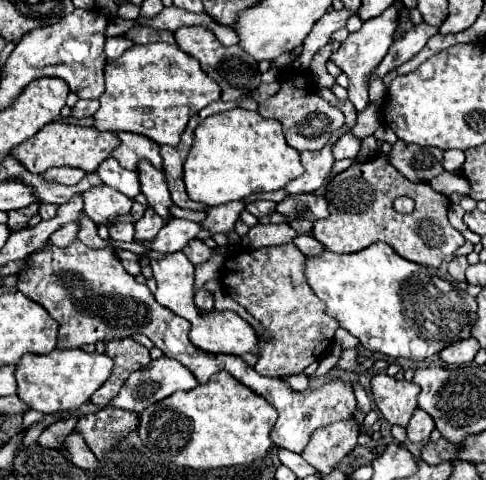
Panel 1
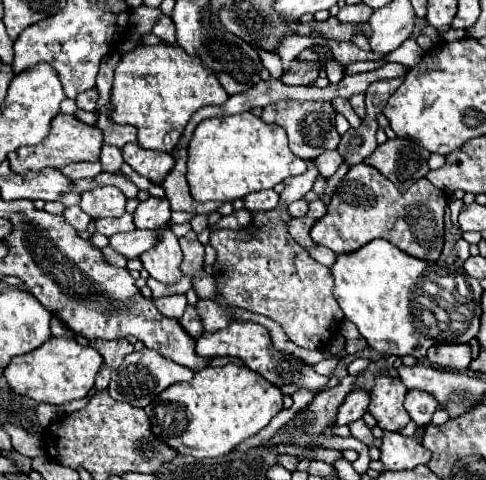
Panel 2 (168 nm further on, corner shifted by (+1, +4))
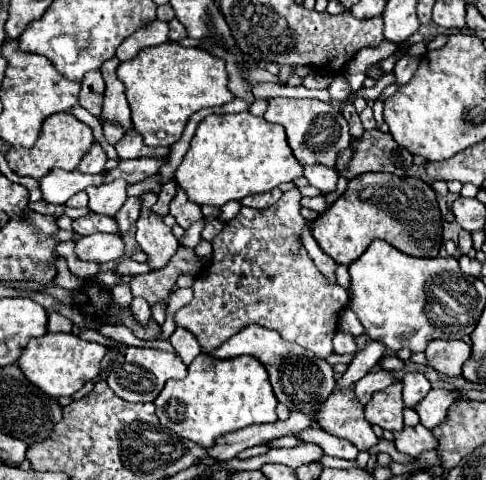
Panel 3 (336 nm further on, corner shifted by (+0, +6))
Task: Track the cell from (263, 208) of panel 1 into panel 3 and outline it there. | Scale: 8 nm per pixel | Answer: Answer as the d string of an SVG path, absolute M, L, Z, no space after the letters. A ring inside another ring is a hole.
M279 188L275 190L269 190L269 192L261 192L261 194L251 194L247 198L241 200L243 206L249 206L249 208L269 208L273 206L279 198L281 198L283 192Z

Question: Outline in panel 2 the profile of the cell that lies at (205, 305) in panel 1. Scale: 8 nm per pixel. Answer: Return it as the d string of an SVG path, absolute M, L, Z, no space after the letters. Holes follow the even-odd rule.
M188 306L184 316L180 318L180 326L186 330L188 336L192 336L194 340L198 340L202 336L202 324L198 320L198 314L194 312L194 306Z

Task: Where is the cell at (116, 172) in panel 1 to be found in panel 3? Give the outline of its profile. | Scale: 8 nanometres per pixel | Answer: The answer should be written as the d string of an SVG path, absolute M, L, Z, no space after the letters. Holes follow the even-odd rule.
M103 122L103 134L105 134L107 144L111 144L111 146L115 146L115 142L119 142L119 138L123 138L123 130L109 122Z

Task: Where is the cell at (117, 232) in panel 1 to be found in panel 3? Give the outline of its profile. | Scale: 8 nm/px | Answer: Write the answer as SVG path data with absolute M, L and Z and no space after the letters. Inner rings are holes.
M87 214L87 216L81 216L73 222L73 230L75 234L81 234L81 236L89 236L89 234L95 234L95 232L117 232L119 226L113 218L109 216L99 216L99 214Z

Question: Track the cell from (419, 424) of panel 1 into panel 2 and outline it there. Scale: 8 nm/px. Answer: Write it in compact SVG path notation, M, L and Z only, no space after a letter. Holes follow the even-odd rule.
M408 390L406 400L404 400L404 408L408 410L410 418L418 426L430 424L436 406L438 406L438 402L434 400L434 396L428 394L428 392L424 392L424 390Z

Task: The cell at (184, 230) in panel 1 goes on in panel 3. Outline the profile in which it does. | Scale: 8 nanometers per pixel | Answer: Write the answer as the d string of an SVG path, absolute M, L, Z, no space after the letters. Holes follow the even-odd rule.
M91 234L77 240L75 254L83 260L109 262L125 256L125 242L119 234Z

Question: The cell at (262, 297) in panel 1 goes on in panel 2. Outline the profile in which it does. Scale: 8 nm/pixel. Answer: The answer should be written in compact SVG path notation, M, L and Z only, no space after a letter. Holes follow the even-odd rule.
M308 162L308 172L302 176L286 178L280 202L268 212L250 212L252 222L238 230L216 230L210 234L210 244L216 250L216 262L212 278L216 282L214 299L200 299L196 304L204 332L216 332L228 327L234 317L231 310L242 308L278 322L286 336L300 348L324 350L330 338L338 332L344 312L340 310L332 288L334 280L330 268L316 262L308 252L294 242L288 234L288 222L292 220L288 204L302 200L316 180L314 162Z

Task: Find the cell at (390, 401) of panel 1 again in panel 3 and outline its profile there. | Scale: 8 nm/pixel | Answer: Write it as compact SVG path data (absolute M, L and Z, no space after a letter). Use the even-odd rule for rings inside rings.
M393 382L381 392L373 394L373 400L365 406L365 418L371 424L381 426L383 430L403 430L403 400L401 400L401 382Z

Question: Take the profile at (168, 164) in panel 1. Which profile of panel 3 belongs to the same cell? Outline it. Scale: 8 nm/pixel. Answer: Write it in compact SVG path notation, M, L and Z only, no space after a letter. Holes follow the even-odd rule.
M177 186L177 194L171 200L171 214L175 216L175 220L181 228L189 228L193 222L203 218L201 206L195 206L195 202L191 202L187 198L187 194L183 192L181 186Z

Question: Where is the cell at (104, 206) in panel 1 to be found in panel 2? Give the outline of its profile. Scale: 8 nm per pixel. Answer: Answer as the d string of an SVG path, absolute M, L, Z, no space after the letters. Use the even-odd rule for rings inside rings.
M102 186L102 188L92 188L88 192L82 192L82 202L80 208L90 214L92 218L118 218L122 216L126 198L120 188L116 186Z

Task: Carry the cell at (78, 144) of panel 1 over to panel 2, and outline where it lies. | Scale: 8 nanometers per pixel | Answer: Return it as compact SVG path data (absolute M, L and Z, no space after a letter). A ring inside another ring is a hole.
M56 114L54 120L50 122L50 132L48 132L46 140L42 140L42 144L34 146L34 148L22 146L20 150L10 152L8 162L10 162L10 168L16 174L42 170L46 166L64 168L64 166L68 166L72 162L96 162L100 158L100 148L102 148L102 132L100 132L100 128L80 122L76 116Z

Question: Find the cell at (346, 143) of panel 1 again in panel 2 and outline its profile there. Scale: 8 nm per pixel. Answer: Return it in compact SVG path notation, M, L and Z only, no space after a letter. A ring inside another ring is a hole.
M330 150L330 152L324 152L322 156L314 158L314 164L318 168L318 176L328 180L338 170L338 166L342 164L342 156L336 150Z

